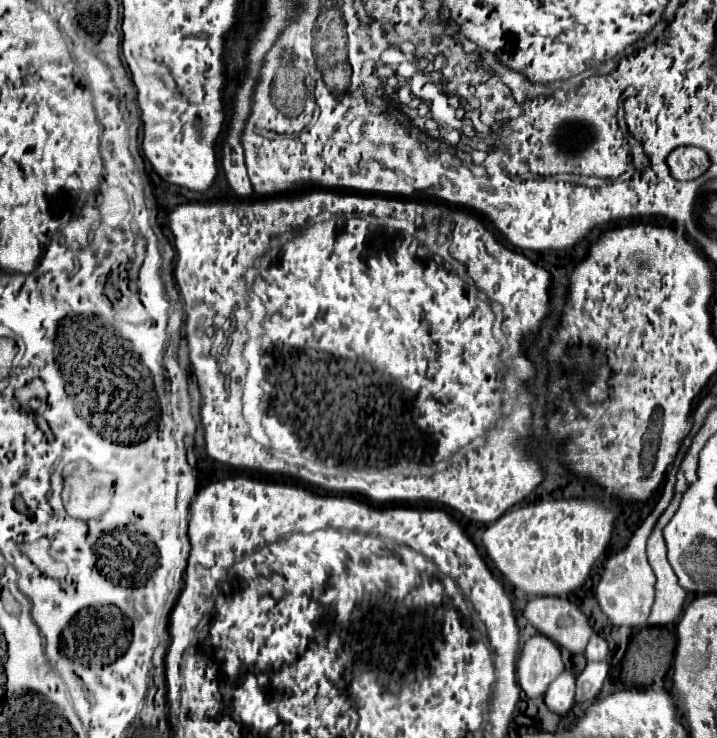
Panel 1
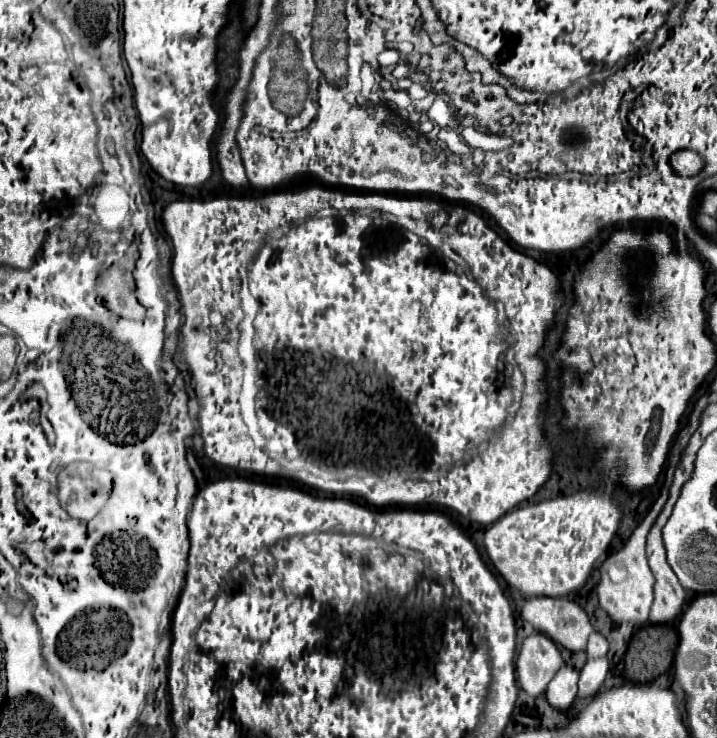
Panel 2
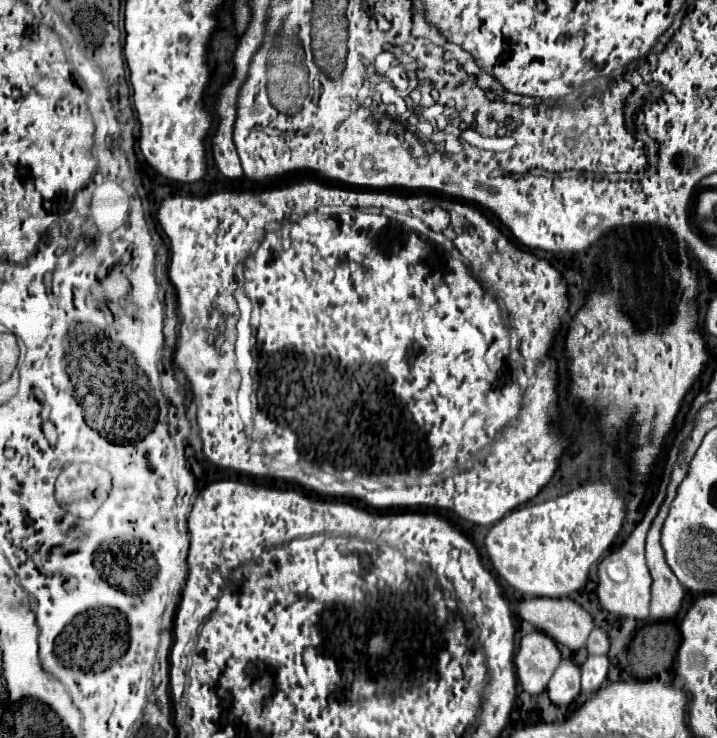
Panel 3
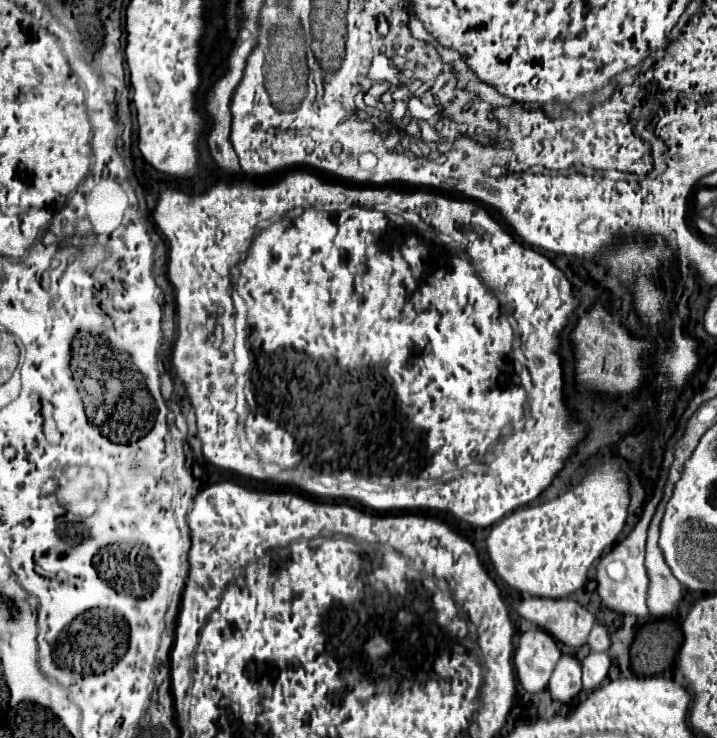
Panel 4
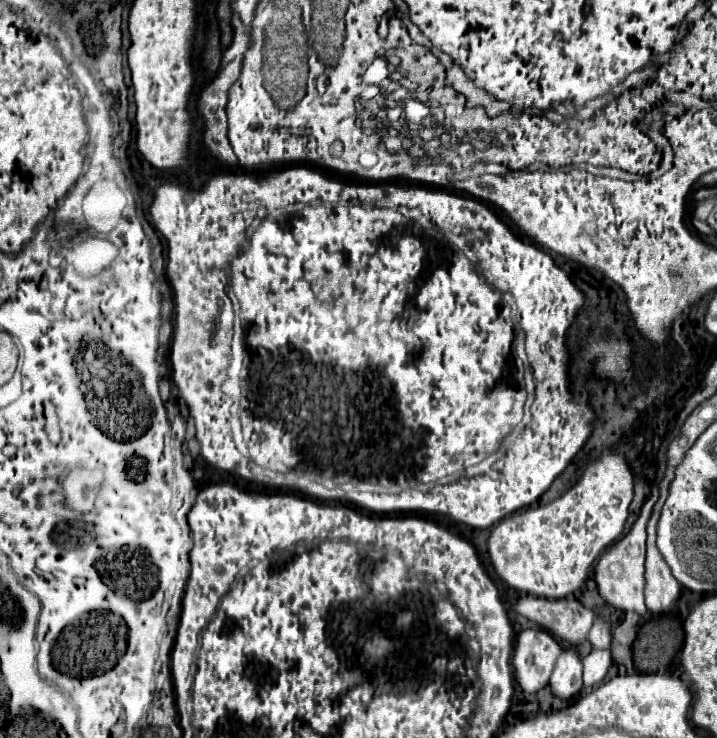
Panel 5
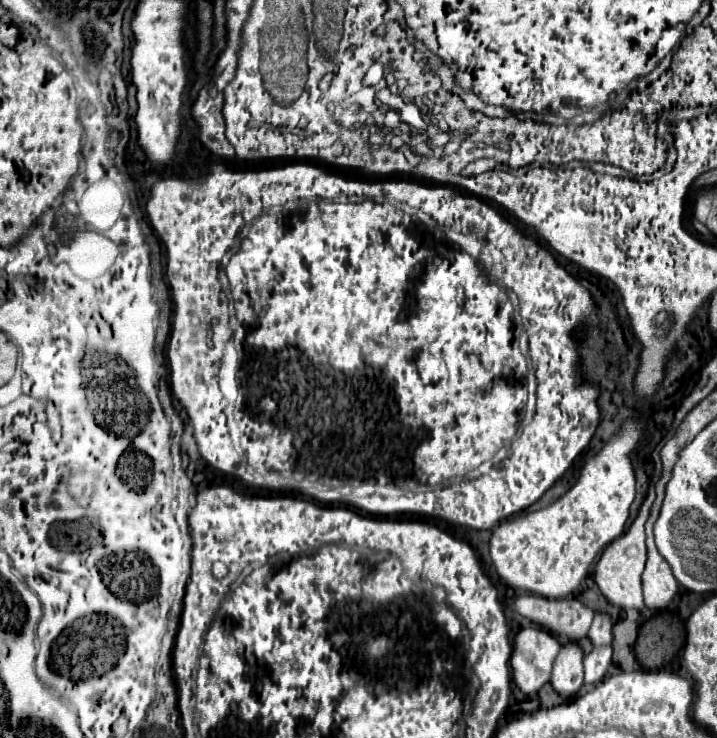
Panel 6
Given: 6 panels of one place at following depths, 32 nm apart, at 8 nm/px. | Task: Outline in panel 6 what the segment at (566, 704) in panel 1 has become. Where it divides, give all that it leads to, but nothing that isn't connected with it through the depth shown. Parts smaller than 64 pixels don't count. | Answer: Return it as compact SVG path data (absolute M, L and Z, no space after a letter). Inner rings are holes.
M568 642L560 648L554 668L552 686L562 696L572 696L584 684L584 650L576 642Z

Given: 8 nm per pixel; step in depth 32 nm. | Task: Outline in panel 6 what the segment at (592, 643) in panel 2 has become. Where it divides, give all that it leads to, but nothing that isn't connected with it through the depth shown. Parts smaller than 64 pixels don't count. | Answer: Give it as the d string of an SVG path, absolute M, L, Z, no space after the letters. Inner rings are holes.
M596 612L594 616L594 622L590 626L590 632L588 632L588 638L592 640L594 646L604 646L604 644L612 644L612 618L606 614L606 612Z

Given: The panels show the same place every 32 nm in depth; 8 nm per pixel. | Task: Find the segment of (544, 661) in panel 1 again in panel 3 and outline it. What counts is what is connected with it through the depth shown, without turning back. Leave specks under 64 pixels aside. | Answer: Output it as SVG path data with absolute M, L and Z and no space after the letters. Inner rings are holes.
M544 632L526 634L520 640L520 648L514 658L522 688L530 694L544 692L550 676L560 664L560 658L560 650L550 636L546 636Z

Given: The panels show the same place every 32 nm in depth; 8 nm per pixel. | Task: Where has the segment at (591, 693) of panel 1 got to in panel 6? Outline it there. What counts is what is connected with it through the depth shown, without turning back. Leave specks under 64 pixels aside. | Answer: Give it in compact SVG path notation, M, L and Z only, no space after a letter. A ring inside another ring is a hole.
M594 646L594 650L584 658L584 682L596 684L604 678L612 660L612 646Z

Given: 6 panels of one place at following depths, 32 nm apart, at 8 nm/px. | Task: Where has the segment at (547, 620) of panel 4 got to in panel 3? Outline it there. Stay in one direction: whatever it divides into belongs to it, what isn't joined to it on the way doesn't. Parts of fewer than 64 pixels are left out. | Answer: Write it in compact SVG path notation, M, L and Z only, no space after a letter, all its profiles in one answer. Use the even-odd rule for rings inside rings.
M526 598L518 614L570 650L586 646L594 618L570 598Z

